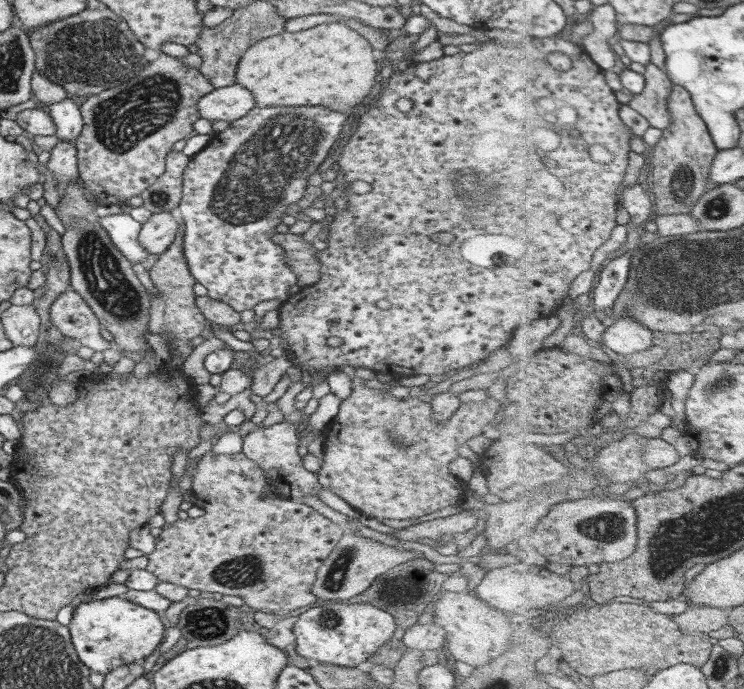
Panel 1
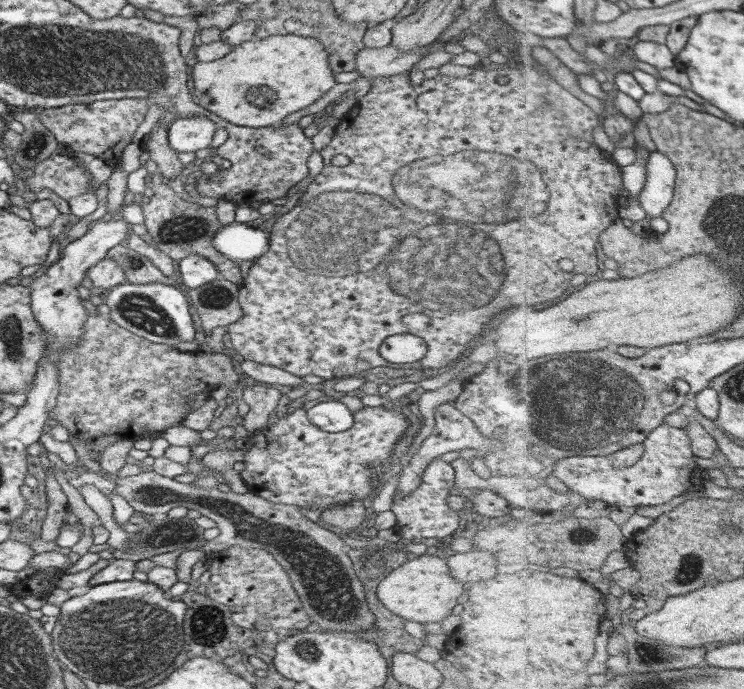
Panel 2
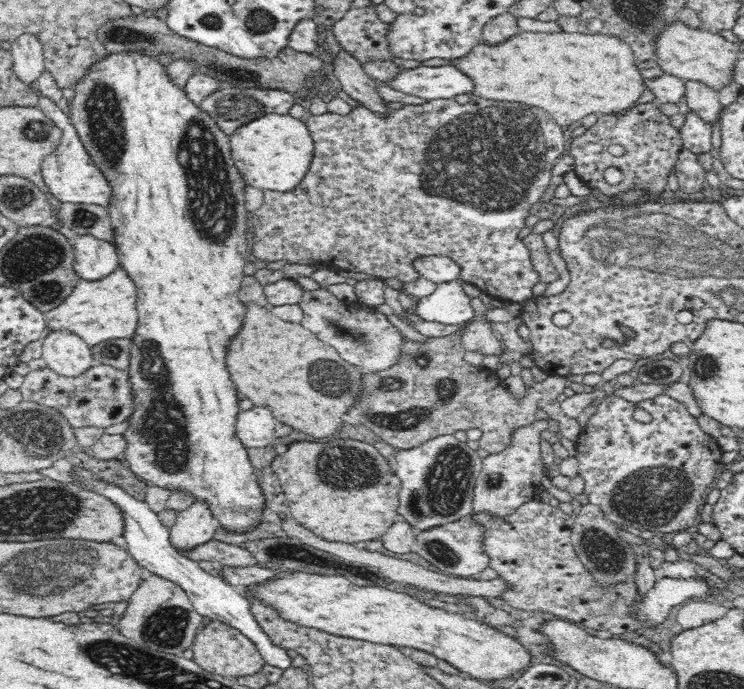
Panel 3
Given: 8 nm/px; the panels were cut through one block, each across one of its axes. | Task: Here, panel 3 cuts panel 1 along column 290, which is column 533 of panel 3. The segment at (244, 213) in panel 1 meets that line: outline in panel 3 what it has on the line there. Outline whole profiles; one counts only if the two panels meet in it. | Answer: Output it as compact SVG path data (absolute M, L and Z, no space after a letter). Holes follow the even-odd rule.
M472 98L468 104L458 104L454 99L430 100L426 104L414 106L404 105L403 108L392 110L386 116L379 116L364 107L352 110L346 116L340 114L308 114L303 120L314 145L314 156L308 174L304 180L288 192L263 191L263 204L252 211L250 216L252 230L249 235L250 251L258 260L266 260L270 264L276 260L286 260L292 264L319 262L328 268L340 267L350 272L364 272L381 279L397 278L402 283L412 282L420 277L413 267L413 262L421 256L447 256L460 267L460 280L477 286L484 293L492 296L497 303L523 303L533 297L532 287L540 282L540 277L531 263L530 253L522 240L518 239L519 232L525 228L532 204L540 201L544 191L548 188L551 170L558 159L568 153L568 130L560 127L540 108L516 104L516 102L498 102L498 100L484 100Z

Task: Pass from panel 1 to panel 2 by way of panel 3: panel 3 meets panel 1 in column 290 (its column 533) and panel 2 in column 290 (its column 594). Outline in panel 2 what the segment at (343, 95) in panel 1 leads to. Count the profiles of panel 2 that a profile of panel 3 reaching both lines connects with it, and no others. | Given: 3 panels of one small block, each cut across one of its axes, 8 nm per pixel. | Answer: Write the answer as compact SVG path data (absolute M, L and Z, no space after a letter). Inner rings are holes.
M286 33L263 39L253 37L235 46L234 50L222 58L196 63L192 68L192 78L194 78L192 96L198 101L199 106L230 124L248 128L276 126L281 124L287 115L298 112L316 102L337 83L334 79L335 73L329 67L328 55L329 52L323 46L322 40L312 36Z

